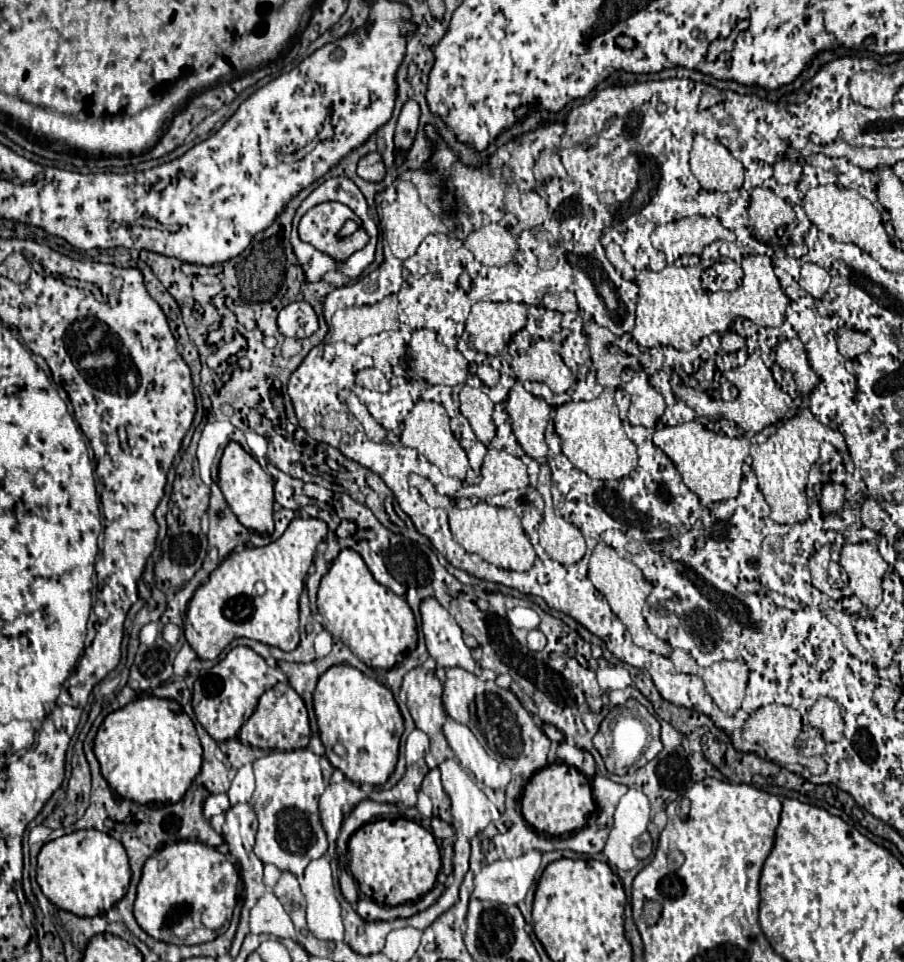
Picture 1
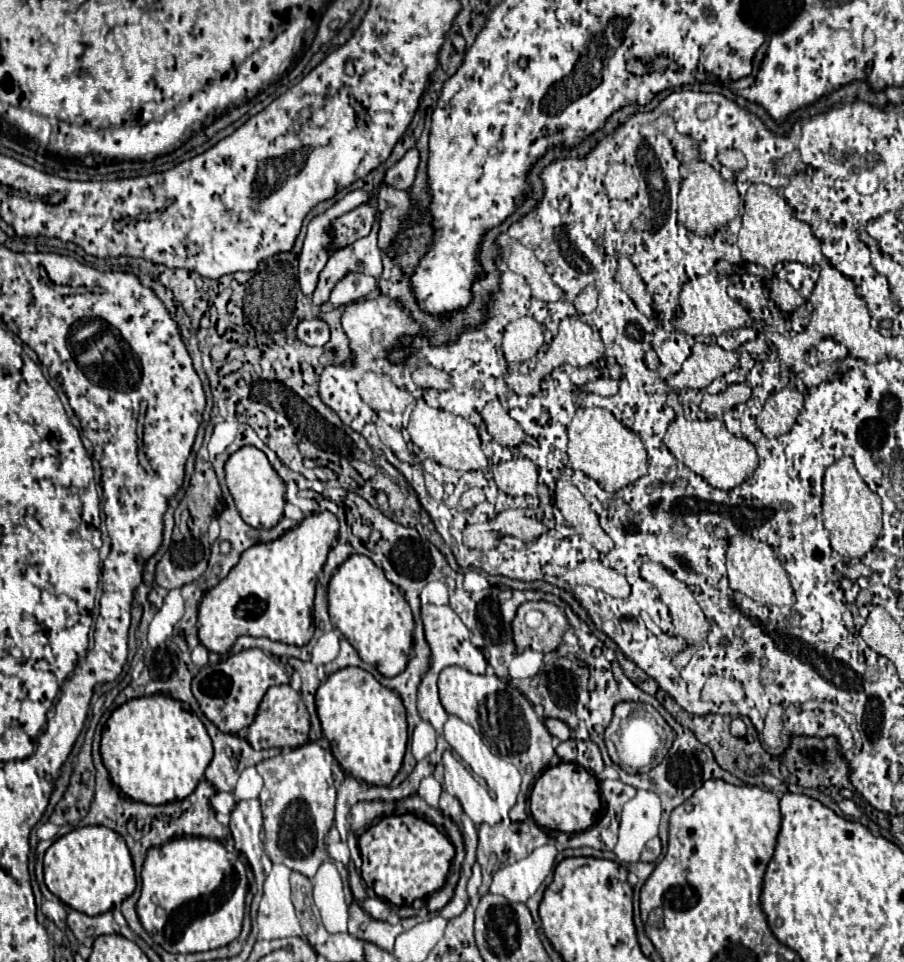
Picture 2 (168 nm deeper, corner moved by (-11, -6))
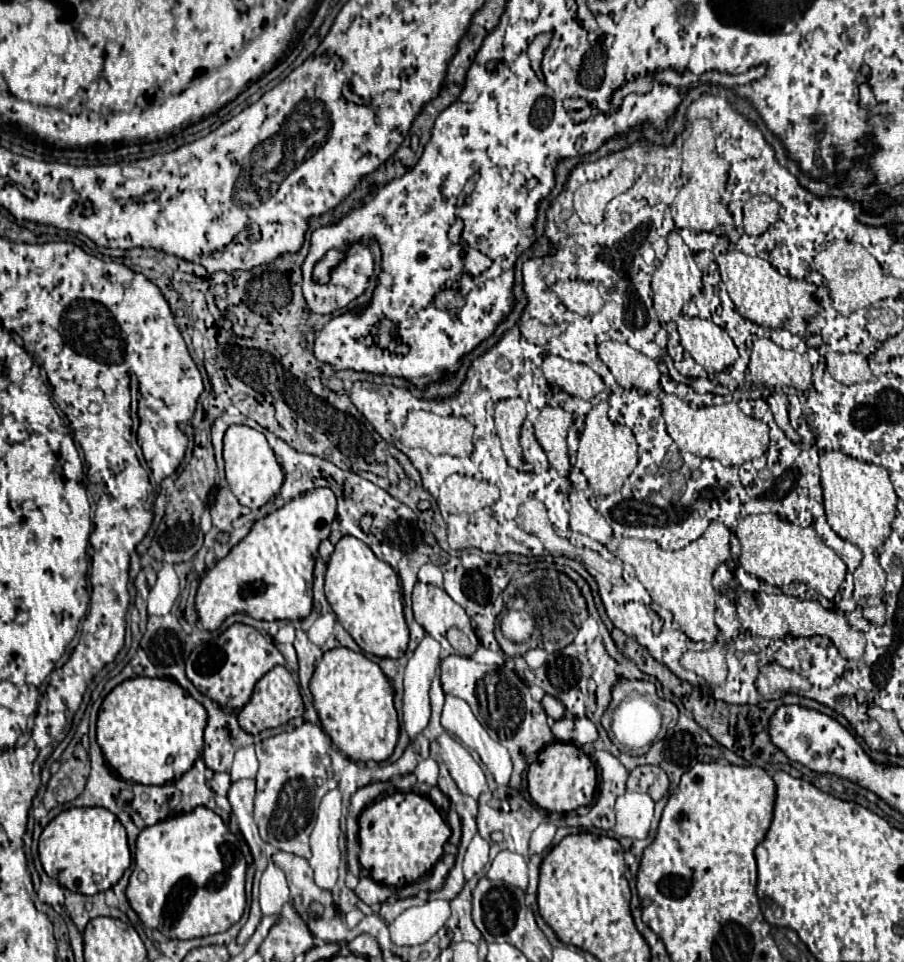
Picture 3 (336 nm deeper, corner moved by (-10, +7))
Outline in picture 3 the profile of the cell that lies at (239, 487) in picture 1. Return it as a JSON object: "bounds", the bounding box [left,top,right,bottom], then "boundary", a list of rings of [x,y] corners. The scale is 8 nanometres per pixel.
{"bounds":[223,425,283,509],"boundary":[[[231,425],[223,437],[223,459],[227,483],[241,505],[249,509],[259,509],[279,493],[283,485],[283,469],[279,467],[275,453],[263,433],[247,425]]]}

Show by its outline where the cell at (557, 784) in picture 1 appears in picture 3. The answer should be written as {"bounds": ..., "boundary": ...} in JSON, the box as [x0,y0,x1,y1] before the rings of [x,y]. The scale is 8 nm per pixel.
{"bounds":[527,743,597,813],"boundary":[[[549,743],[529,765],[527,771],[527,791],[531,799],[545,811],[567,813],[581,805],[589,805],[597,787],[597,771],[589,755],[571,743]]]}

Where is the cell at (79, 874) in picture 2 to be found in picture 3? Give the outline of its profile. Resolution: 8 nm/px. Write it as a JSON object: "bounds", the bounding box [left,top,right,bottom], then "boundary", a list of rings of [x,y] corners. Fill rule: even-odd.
{"bounds":[39,807,131,895],"boundary":[[[73,807],[47,823],[39,839],[39,859],[49,877],[83,895],[95,895],[113,887],[131,865],[125,827],[103,807]],[[93,875],[101,875],[99,881]]]}

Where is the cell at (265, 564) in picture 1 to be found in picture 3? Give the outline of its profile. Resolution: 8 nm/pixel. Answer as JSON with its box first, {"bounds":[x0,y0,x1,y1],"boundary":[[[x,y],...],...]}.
{"bounds":[195,487,335,631],"boundary":[[[317,487],[259,519],[247,537],[199,581],[195,609],[203,627],[215,631],[233,613],[247,613],[265,621],[305,619],[313,607],[311,585],[317,547],[329,537],[335,515],[335,493],[329,487]]]}

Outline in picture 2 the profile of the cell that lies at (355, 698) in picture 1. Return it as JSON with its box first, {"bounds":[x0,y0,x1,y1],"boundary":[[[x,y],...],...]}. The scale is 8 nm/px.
{"bounds":[316,666,408,786],"boundary":[[[348,666],[320,684],[316,692],[316,708],[324,736],[344,772],[350,772],[366,784],[388,786],[402,766],[408,742],[402,698],[394,690],[382,686],[370,672]]]}

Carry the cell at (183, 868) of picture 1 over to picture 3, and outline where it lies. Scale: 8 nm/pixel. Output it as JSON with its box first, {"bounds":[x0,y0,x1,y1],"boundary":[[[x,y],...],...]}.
{"bounds":[127,807,245,939],"boundary":[[[195,807],[189,813],[163,819],[139,833],[135,867],[127,885],[127,899],[147,927],[161,931],[169,939],[195,939],[223,933],[237,923],[245,911],[245,869],[245,857],[227,823],[211,809]]]}

